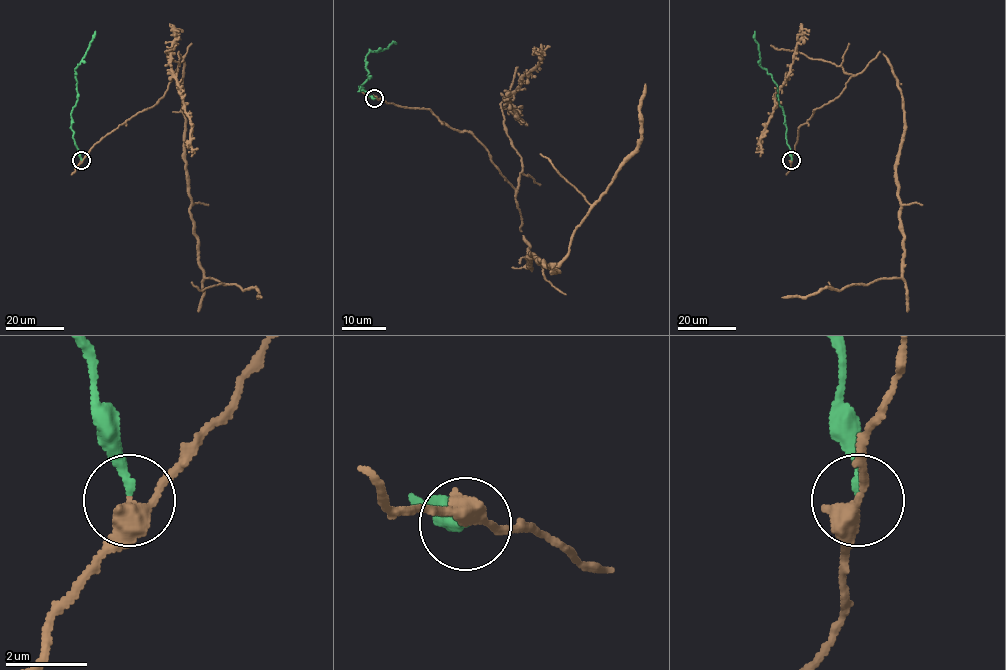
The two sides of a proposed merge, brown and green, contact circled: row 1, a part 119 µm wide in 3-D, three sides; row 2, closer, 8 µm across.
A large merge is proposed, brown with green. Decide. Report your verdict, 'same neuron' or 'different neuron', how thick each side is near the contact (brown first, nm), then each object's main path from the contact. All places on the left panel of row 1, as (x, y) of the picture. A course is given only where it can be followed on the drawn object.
different neuron; 400 nm thick on the brown side, 200 nm on the other; brown runs (81, 160), (157, 103), (179, 52), (199, 267), (205, 278), (255, 288), (261, 297); green runs (81, 159), (71, 127), (70, 112), (77, 100), (74, 69), (95, 31)

